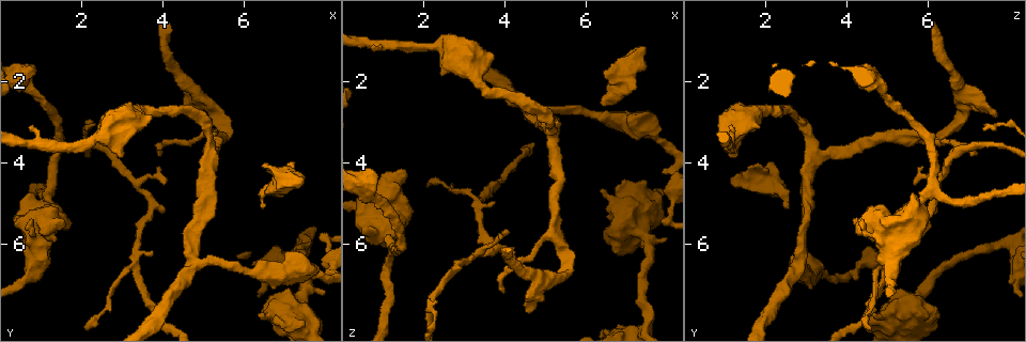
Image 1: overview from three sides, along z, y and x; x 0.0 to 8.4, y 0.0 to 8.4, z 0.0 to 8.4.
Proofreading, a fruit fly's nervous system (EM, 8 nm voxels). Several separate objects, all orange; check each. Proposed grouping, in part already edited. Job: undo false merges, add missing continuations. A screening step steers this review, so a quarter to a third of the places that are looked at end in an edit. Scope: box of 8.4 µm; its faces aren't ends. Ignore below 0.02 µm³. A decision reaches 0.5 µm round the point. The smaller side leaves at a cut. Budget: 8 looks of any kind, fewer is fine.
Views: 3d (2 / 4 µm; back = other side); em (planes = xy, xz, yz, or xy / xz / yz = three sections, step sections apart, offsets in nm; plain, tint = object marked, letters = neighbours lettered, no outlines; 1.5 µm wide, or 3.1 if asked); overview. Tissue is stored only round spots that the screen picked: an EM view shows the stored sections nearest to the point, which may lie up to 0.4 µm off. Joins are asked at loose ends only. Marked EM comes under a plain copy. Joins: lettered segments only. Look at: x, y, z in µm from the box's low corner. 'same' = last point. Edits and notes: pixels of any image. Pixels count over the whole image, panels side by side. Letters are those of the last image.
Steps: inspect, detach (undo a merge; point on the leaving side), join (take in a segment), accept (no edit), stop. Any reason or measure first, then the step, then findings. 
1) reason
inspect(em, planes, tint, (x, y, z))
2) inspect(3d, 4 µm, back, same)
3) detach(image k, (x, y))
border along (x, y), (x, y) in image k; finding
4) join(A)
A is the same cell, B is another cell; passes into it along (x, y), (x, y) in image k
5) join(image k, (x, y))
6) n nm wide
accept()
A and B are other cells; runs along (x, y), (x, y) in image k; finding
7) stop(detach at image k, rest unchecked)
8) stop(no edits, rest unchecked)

branch stops here
inspect(3d, 4 µm, back, (4.70, 2.90, 7.60))

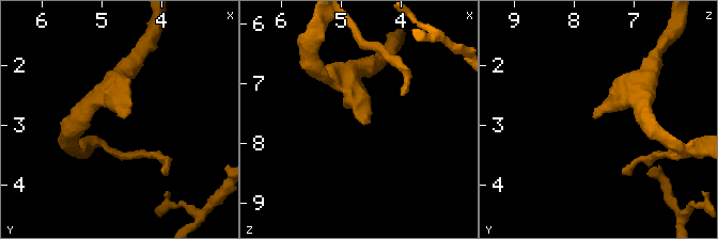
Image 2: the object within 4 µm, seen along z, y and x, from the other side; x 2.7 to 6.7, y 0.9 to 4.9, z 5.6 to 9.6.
inspect(em, planes, letters, (4.70, 2.85, 7.65))

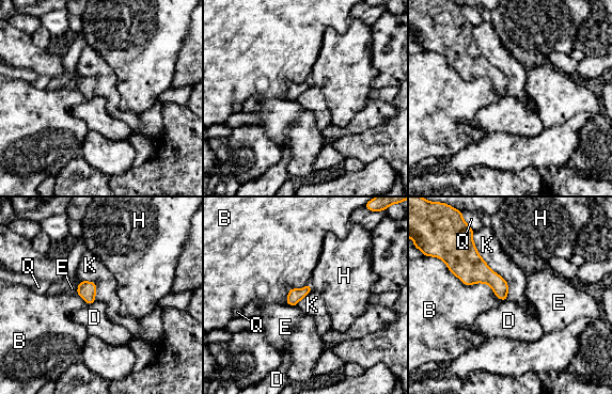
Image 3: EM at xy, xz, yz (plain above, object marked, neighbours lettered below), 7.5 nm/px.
accept()
B, D, E, H, K and Q are other cells; border along (472, 235), (507, 299) in image 3; none of them fits

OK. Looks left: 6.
branch stops here
inspect(em, xz, step 4, tint, (3.90, 0.60, 6.10))

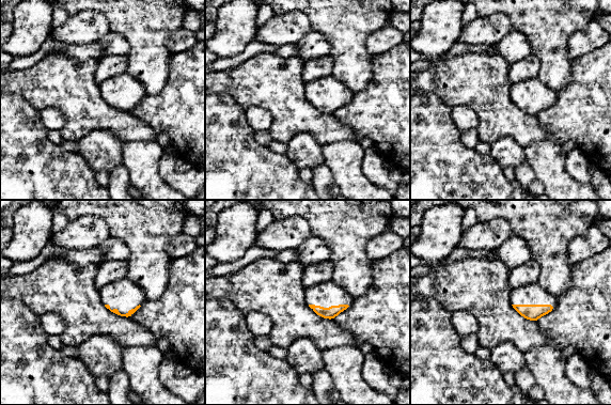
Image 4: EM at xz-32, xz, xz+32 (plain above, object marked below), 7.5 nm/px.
inspect(em, xz, step 4, letters, same)

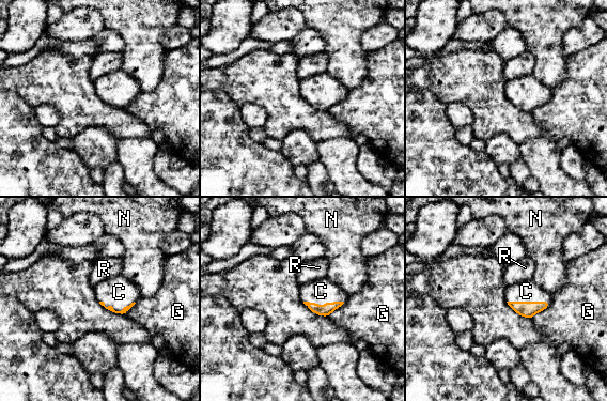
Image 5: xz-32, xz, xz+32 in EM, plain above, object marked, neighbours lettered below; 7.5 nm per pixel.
C touches over 320 nm
join(C)
C is the same cell, G, N and R are other cells; passes into it along (528, 309), (528, 302), (526, 291) in image 5; the neuron continues

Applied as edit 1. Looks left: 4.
inspect(overview)

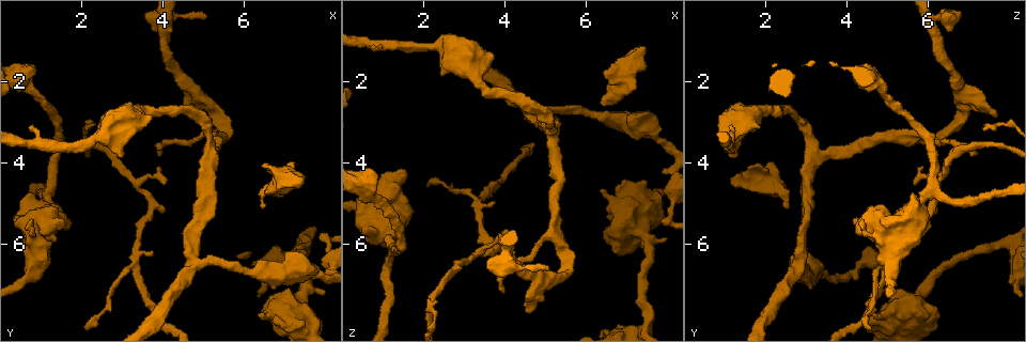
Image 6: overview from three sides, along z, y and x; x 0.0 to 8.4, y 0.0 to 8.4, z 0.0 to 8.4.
an open end
inspect(em, yz, step 4, letters, (6.50, 5.05, 2.45))

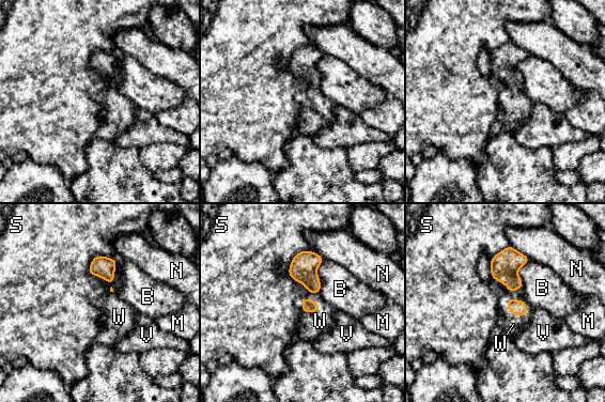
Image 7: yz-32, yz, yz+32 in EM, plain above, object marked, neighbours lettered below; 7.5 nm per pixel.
inspect(em, planes, letters, same)

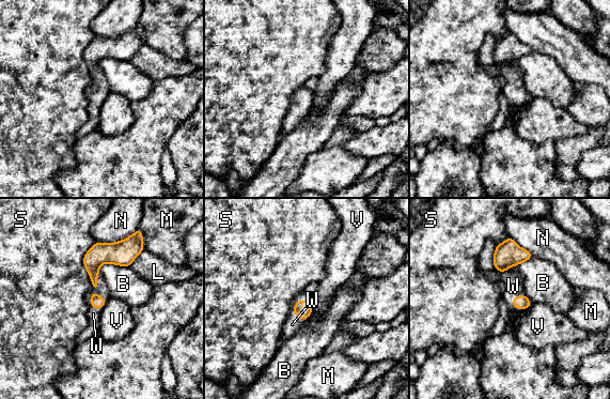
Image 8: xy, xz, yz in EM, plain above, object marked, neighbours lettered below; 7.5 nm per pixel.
join(W)
W is the same cell, B, L, M, N, S and V are other cells; passes into it along (302, 309), (294, 311), (292, 324) in image 8; it goes on there

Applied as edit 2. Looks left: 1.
stop(join at image 5, join at image 8, rest unchecked)

